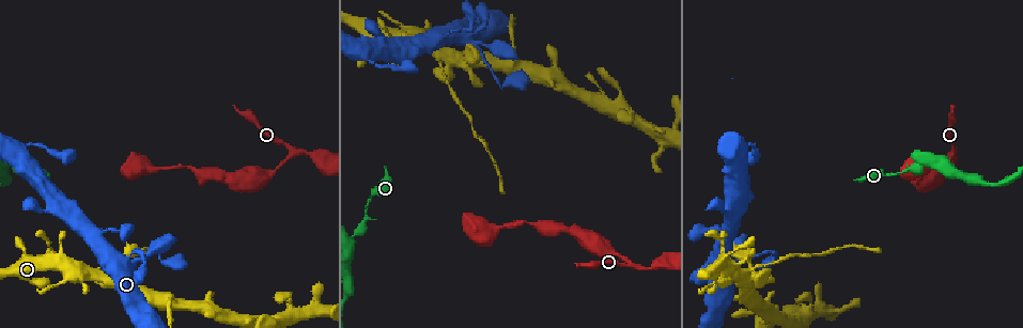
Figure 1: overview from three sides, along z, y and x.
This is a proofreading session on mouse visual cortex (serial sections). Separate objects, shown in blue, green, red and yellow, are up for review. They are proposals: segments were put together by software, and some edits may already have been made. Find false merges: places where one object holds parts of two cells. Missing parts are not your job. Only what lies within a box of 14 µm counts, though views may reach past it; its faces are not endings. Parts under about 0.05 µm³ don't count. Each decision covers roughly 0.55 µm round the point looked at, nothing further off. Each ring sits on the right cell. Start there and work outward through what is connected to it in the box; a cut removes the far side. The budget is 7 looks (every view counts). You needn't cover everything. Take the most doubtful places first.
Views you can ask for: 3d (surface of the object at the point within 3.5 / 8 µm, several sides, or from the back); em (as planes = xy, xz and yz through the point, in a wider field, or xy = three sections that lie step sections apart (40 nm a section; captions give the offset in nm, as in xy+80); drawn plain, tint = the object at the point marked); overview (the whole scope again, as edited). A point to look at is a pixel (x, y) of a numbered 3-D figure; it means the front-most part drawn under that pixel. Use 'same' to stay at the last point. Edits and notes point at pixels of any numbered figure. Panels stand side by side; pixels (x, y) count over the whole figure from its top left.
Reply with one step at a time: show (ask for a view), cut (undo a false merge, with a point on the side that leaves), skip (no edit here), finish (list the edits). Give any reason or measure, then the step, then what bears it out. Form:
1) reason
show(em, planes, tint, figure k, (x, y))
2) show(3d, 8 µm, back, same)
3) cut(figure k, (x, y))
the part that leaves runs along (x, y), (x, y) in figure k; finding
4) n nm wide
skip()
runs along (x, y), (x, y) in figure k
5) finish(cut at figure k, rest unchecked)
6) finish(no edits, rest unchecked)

show(3d, 3.5 µm, back, figure 1, (738, 274))

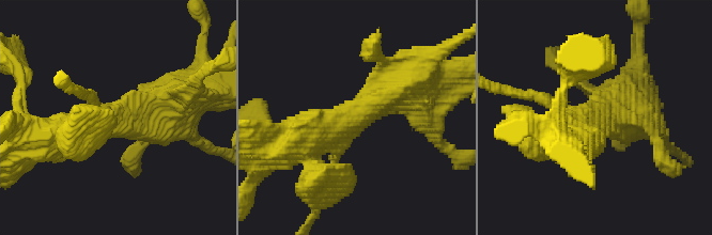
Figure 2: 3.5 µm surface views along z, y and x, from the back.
3 arms; arms of 150, 450, 500 nm; now the EM
show(em, xy, step 1, tint, figure 2, (346, 123))

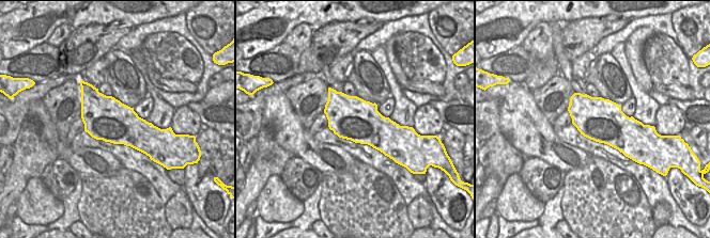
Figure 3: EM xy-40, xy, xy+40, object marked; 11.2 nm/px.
show(em, xy, step 2, tint, same)

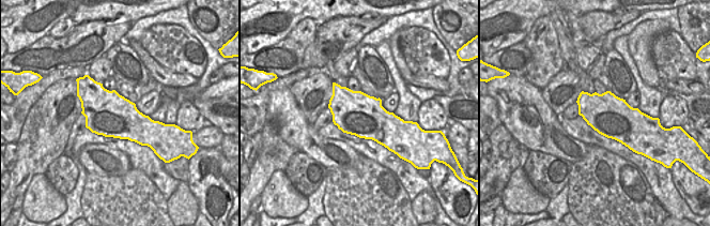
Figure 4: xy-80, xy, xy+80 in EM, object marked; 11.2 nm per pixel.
skip()
runs along (406, 80), (347, 121), (285, 145) in figure 2; one cell here

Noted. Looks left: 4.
arms part here
show(3d, 3.5 µm, figure 1, (632, 265))

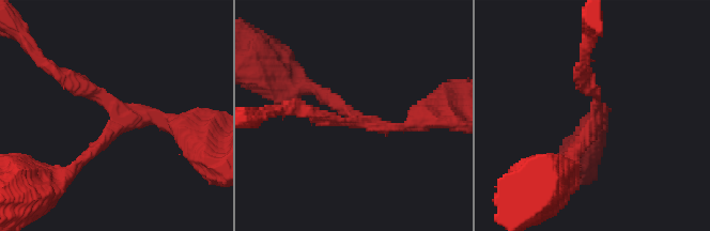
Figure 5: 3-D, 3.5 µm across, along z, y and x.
3 arms; arms of 150, 200, 200 nm
show(em, xy, step 2, tint, figure 5, (120, 115))

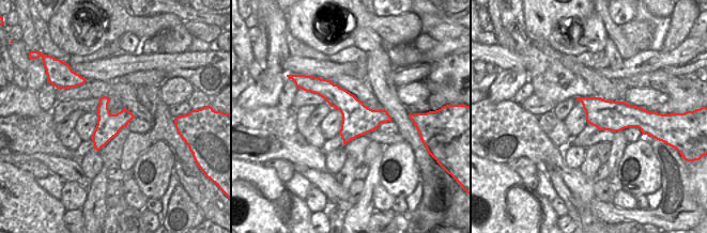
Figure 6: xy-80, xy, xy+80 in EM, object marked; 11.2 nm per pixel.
another direction
show(em, xy, step 3, tint, same)

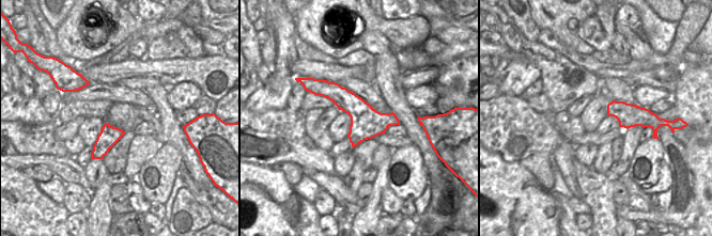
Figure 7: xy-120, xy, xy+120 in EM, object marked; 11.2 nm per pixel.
skip()
runs along (62, 77), (118, 113), (78, 163) in figure 5; all the same cell

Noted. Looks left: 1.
finish(no edits, rest unchecked)

